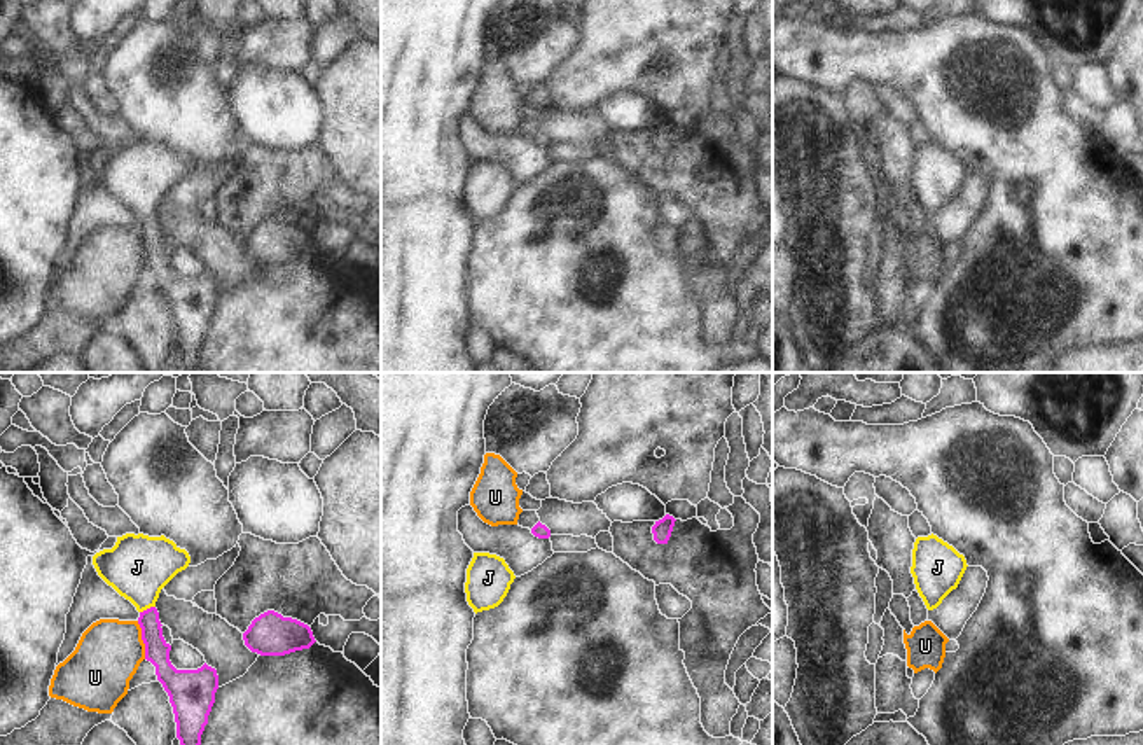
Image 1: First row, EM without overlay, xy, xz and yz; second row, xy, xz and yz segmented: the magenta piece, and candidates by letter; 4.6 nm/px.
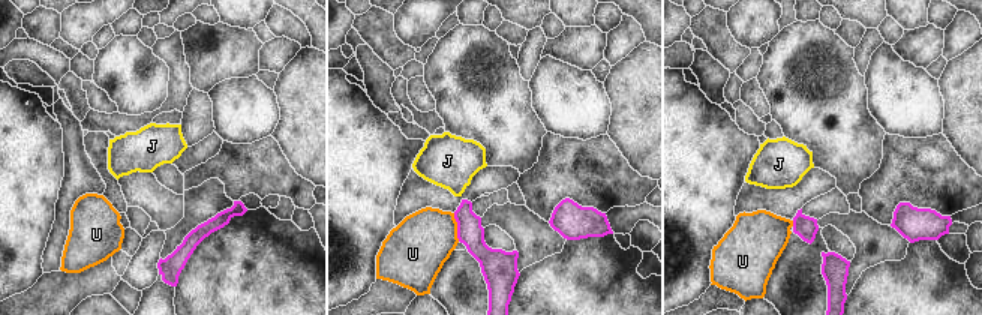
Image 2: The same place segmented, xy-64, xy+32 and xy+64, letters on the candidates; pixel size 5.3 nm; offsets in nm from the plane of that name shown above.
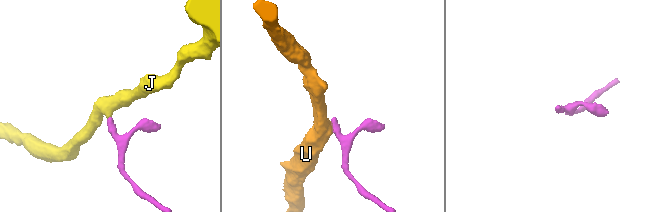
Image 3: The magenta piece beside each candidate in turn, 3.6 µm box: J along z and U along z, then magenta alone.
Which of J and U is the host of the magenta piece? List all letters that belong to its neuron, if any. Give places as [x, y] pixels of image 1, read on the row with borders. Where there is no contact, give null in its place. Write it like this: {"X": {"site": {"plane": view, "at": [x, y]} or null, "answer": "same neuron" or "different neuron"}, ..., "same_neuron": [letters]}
{"J": {"site": {"plane": "xy", "at": [147, 609]}, "answer": "same neuron"}, "U": {"site": {"plane": "xy", "at": [142, 639]}, "answer": "different neuron"}, "same_neuron": ["J"]}

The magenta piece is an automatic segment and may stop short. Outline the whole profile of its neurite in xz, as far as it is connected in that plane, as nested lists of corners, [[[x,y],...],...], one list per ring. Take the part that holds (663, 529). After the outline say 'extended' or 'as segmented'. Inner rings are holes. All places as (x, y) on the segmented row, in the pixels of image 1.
[[[666,514],[662,519],[655,521],[652,526],[654,540],[657,544],[668,544],[673,526],[675,526],[675,518]]]; as segmented

